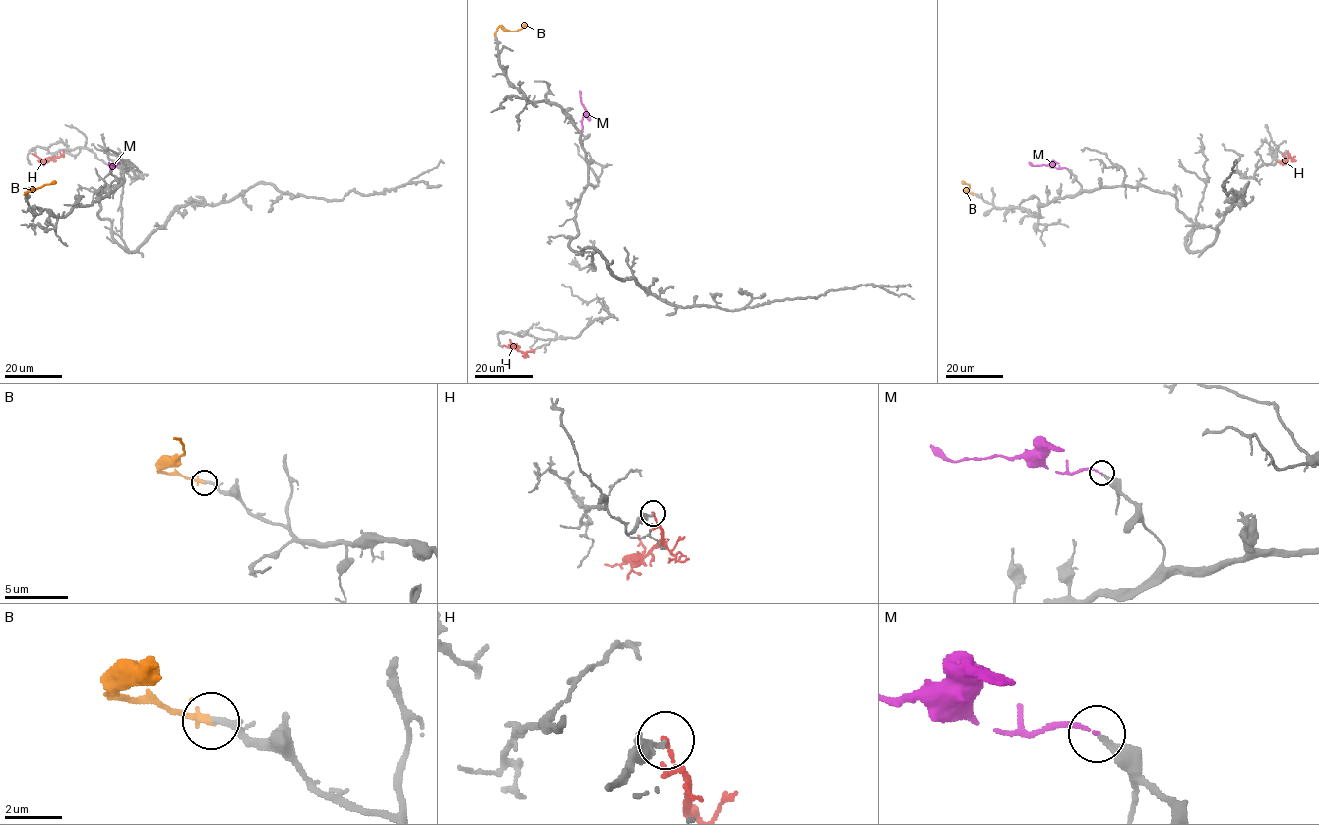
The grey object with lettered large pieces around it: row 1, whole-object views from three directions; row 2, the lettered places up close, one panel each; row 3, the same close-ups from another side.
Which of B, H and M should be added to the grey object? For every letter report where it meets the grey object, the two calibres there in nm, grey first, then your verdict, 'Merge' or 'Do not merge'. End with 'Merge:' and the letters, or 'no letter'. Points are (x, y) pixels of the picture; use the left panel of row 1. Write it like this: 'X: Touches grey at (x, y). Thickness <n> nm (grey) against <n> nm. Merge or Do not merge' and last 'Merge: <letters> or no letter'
B: Touches grey at (25, 194). Thickness 240 nm (grey) against 240 nm. Merge
H: Touches grey at (63, 151). Thickness 170 nm (grey) against 170 nm. Do not merge
M: Touches grey at (111, 168). Thickness 240 nm (grey) against 140 nm. Merge
Merge: B, M

